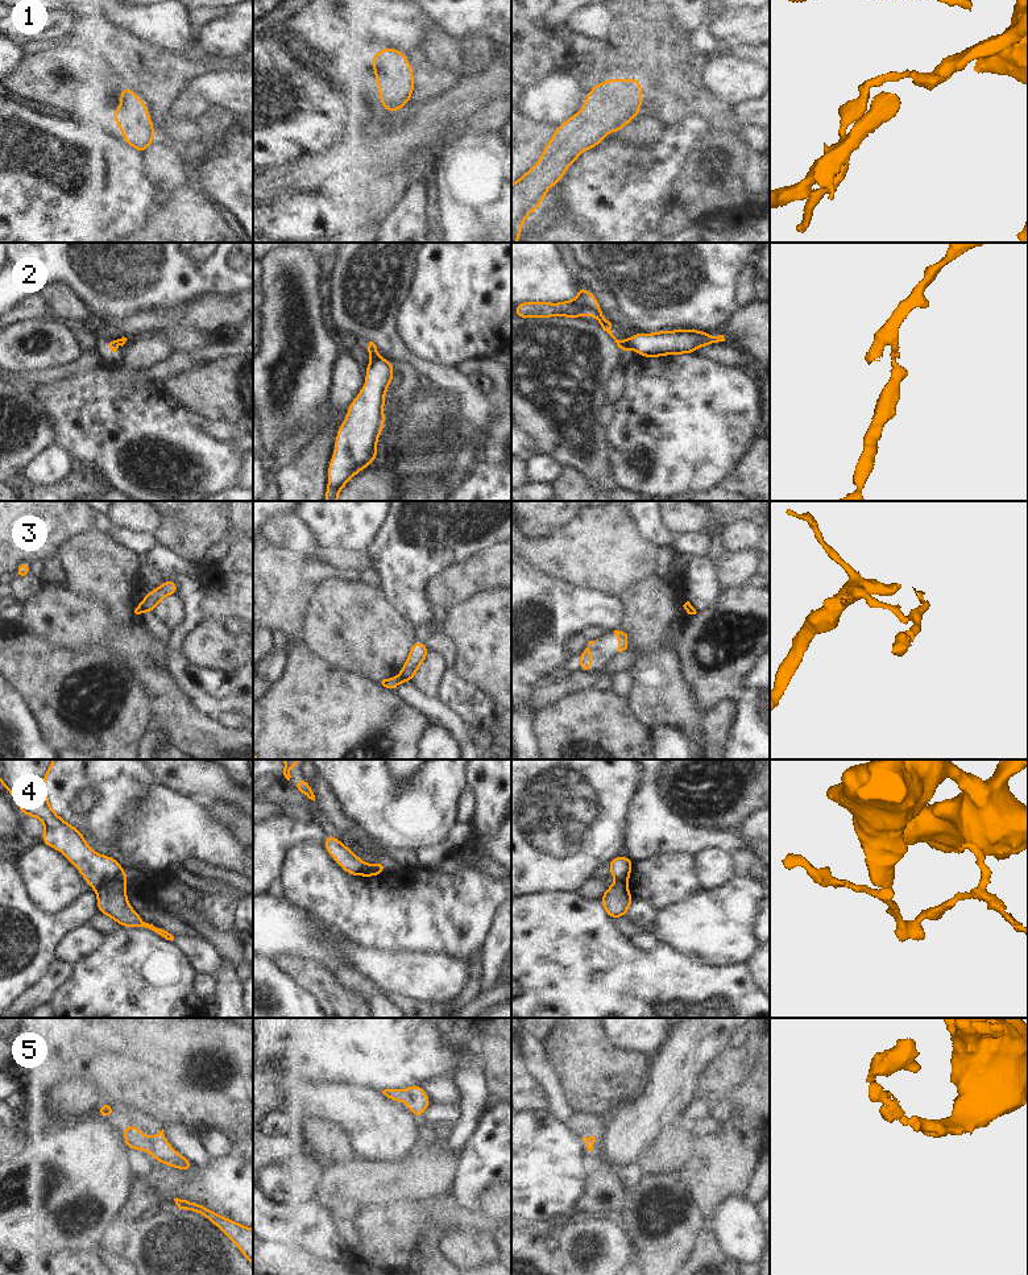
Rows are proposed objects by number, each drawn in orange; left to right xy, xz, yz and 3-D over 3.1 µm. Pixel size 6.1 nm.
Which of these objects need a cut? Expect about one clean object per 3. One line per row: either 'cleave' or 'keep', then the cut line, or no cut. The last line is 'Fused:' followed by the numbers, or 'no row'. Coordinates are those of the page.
1: keep; cut none
2: cleave; cut xz (380, 356), (373, 360)
3: cleave; cut xz (398, 677), (402, 681)
4: cleave; cut xy (125, 876), (117, 880), (108, 880), (95, 890)
5: keep; cut none
Fused: 2, 3, 4

